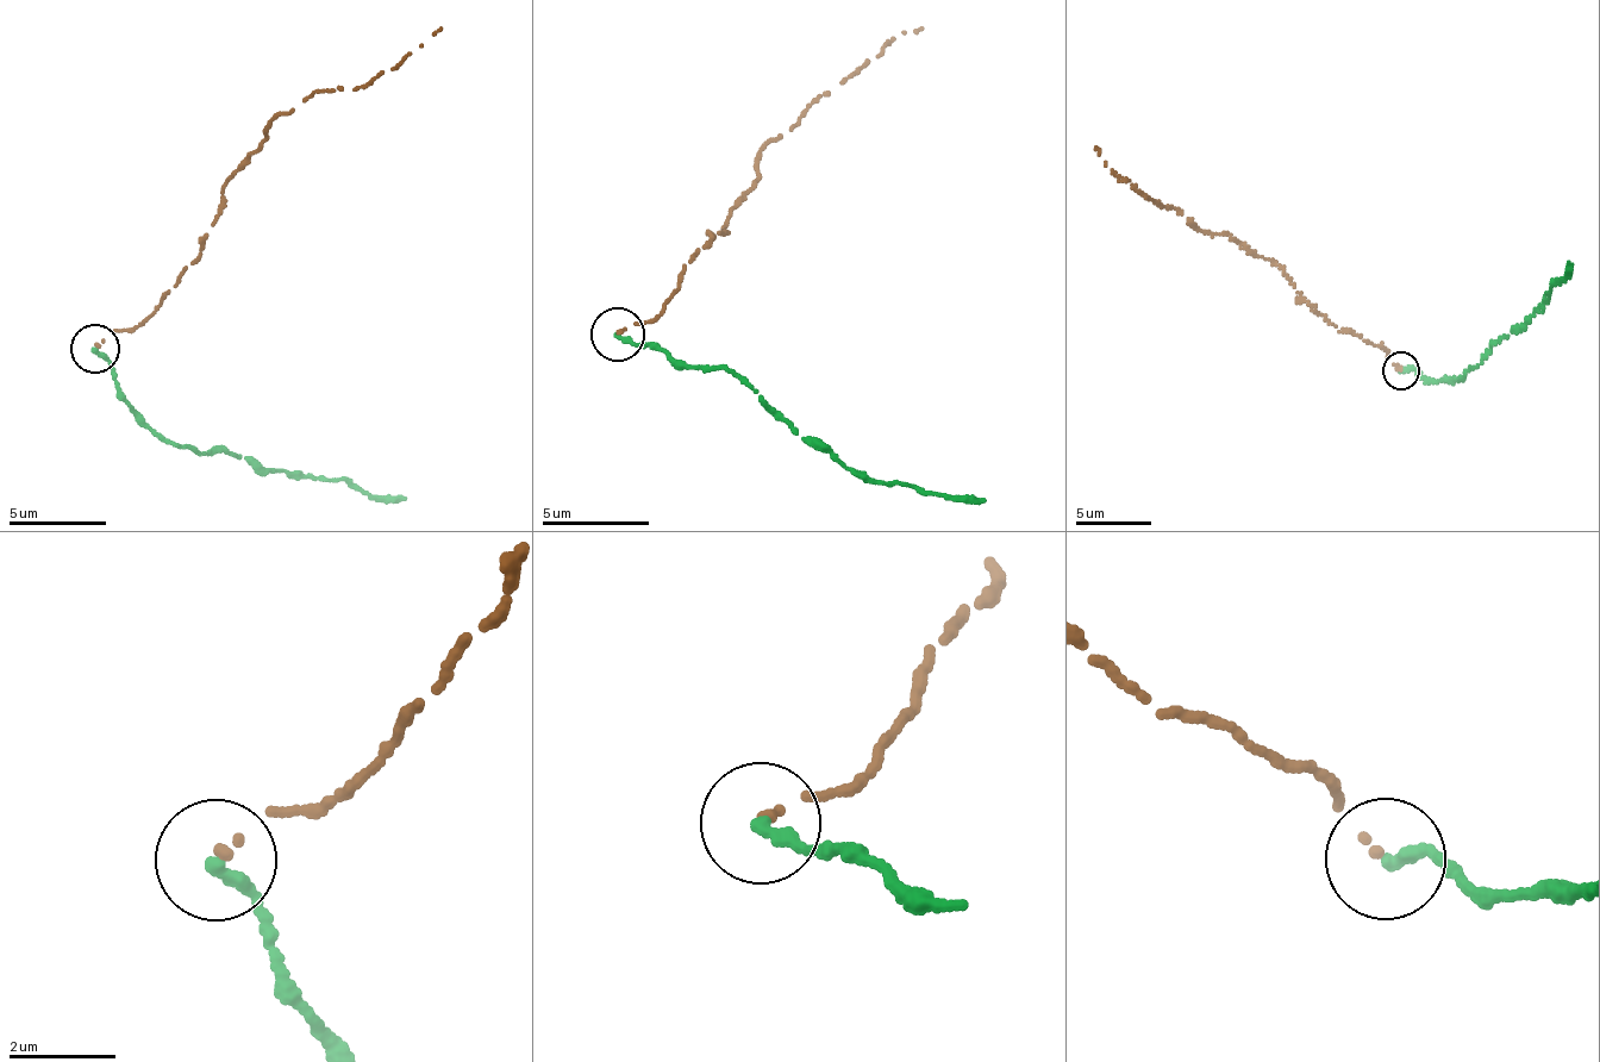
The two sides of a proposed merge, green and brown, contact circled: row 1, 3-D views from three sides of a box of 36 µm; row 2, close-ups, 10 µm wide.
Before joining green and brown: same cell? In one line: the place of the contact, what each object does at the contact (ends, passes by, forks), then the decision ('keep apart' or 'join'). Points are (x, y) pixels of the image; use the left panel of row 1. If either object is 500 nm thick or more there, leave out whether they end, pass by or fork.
(94, 348) | green ends | brown ends | keep apart

